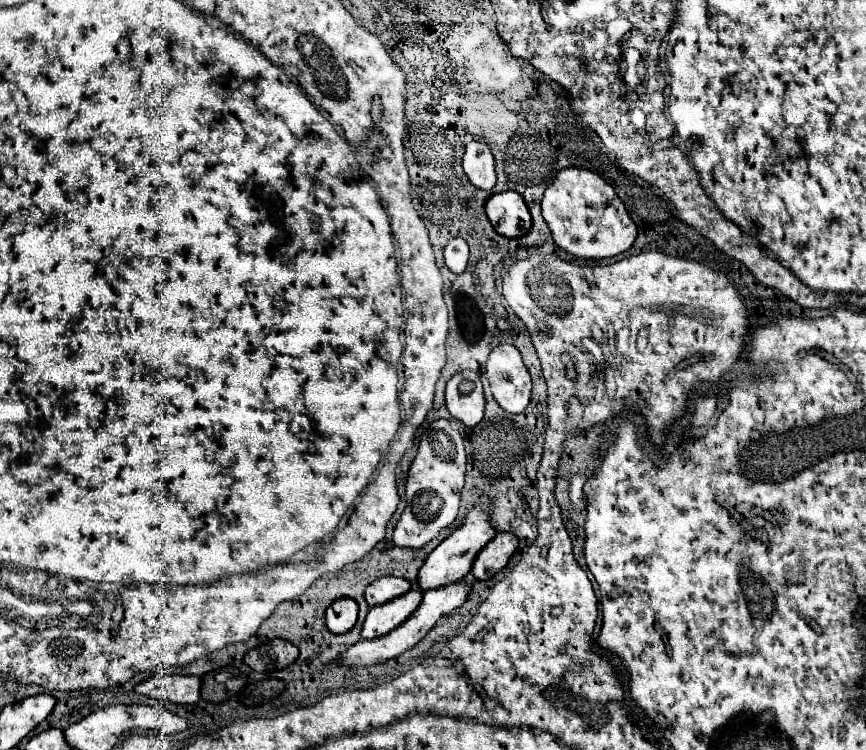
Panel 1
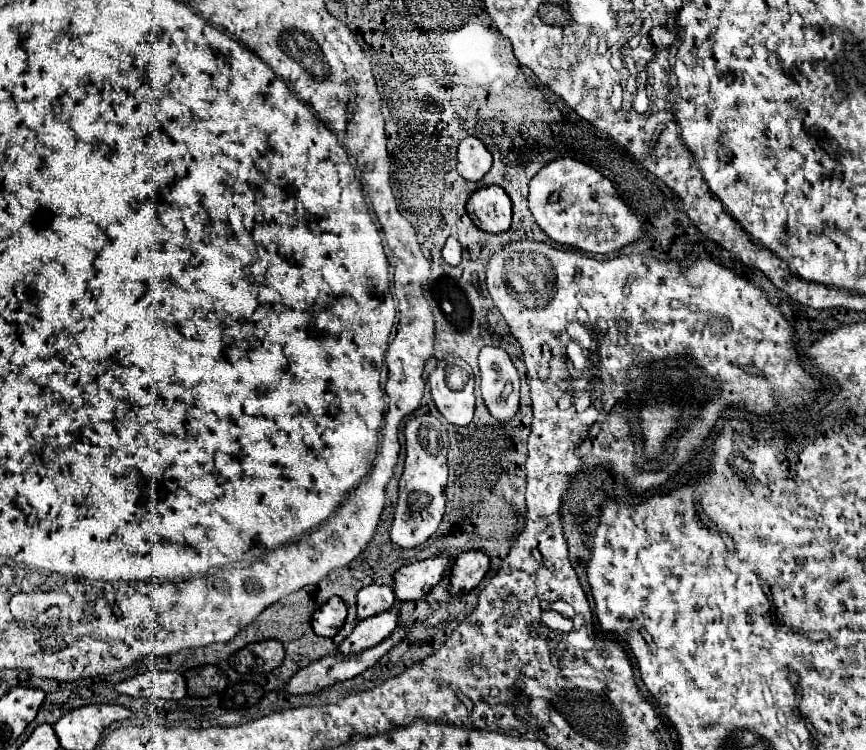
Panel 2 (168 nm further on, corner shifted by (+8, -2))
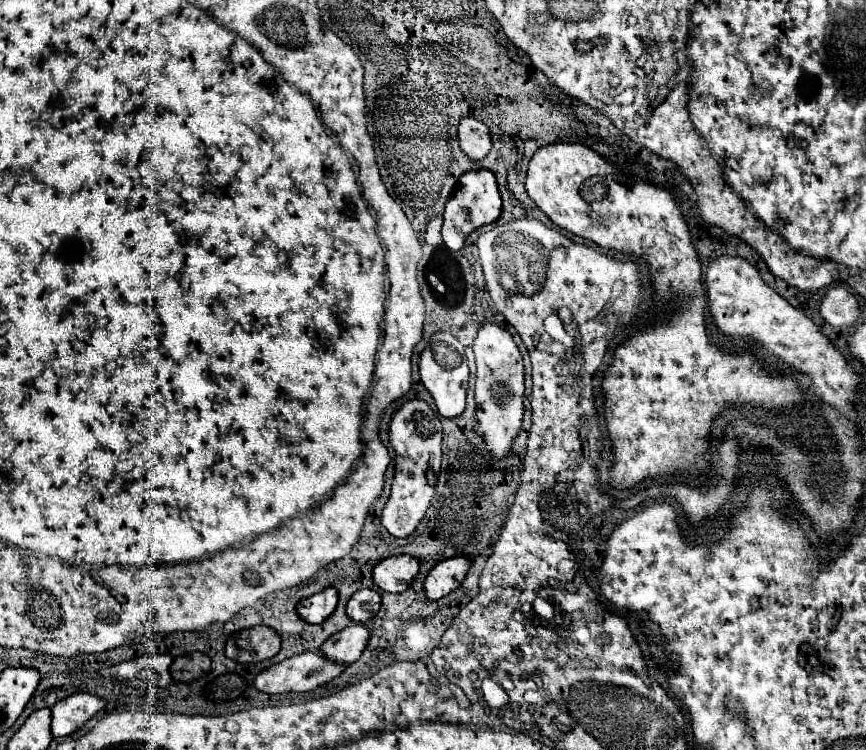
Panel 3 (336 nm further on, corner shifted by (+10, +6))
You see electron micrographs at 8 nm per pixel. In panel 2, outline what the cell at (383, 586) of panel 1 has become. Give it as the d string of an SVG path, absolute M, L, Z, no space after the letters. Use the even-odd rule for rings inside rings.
M368 585L358 591L358 619L366 619L388 611L396 603L396 595L388 585Z

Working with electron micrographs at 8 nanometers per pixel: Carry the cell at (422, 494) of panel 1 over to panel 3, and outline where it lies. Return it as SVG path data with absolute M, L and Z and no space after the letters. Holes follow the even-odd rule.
M410 399L402 407L398 407L388 423L388 439L394 447L394 481L392 481L392 493L382 509L380 521L386 527L386 531L394 537L408 537L416 525L422 521L432 497L434 497L435 485L428 483L426 471L428 468L439 473L442 462L442 425L436 413L428 407L422 399Z

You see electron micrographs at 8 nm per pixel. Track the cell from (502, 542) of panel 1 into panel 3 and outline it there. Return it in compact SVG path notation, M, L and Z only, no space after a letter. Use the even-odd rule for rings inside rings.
M450 557L446 561L436 563L424 583L426 597L430 601L438 601L440 597L454 591L464 581L470 565L472 565L472 561L466 557Z

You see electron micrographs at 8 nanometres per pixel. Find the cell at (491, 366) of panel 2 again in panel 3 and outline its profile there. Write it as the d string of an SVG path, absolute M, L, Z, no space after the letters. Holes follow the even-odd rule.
M484 321L474 339L476 357L476 435L486 443L486 449L494 459L504 459L516 435L522 429L524 417L524 365L520 349L512 335L492 321Z

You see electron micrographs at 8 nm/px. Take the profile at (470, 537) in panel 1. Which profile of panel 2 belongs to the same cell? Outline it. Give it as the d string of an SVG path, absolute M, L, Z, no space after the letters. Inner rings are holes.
M438 553L430 559L416 561L406 565L394 573L394 593L400 601L418 601L432 587L436 587L446 569L452 565L452 557L448 553Z

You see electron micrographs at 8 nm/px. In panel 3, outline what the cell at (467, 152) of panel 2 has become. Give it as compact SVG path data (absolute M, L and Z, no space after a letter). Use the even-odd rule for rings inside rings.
M466 117L460 121L458 141L460 141L462 151L474 161L484 159L492 147L492 137L490 137L488 127L482 121L472 119L472 117Z

